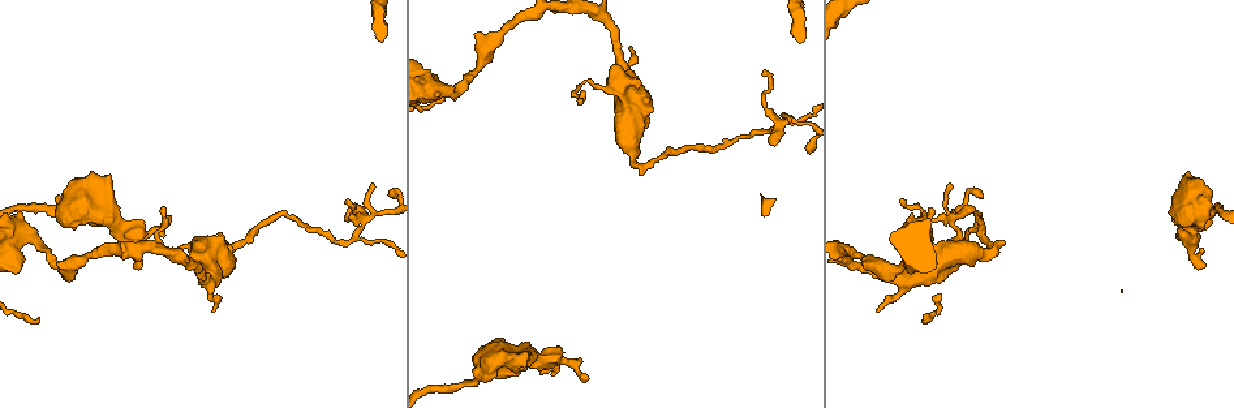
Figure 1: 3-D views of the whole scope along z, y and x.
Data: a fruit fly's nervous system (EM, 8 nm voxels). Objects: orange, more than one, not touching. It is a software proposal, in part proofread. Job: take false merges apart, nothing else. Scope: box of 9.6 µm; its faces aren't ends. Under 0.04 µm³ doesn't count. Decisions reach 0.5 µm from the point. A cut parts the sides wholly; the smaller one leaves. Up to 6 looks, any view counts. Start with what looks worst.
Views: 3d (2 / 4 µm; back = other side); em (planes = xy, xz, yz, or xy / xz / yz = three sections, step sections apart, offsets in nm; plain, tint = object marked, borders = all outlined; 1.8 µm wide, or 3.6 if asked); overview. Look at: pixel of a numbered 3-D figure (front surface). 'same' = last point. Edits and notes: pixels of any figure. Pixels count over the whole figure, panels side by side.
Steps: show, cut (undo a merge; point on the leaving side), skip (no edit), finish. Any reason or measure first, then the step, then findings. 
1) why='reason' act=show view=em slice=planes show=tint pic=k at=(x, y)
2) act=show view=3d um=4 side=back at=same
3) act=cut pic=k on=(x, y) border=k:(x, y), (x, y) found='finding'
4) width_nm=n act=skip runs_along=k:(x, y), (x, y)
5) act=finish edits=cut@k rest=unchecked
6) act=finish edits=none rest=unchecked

why='calibre changes' act=show view=3d um=4 pic=1 at=(133, 232)

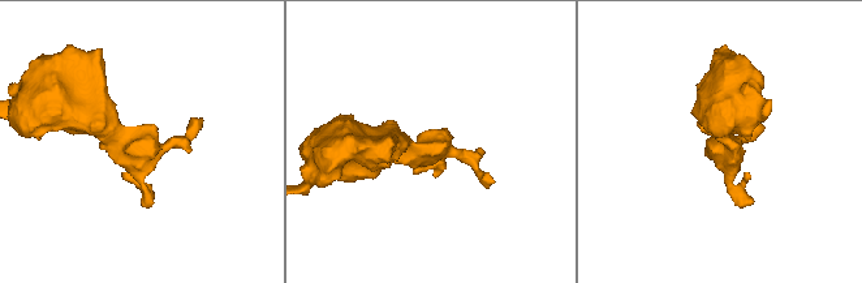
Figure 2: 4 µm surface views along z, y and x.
act=show view=em slice=planes show=tint pic=2 at=(426, 150)

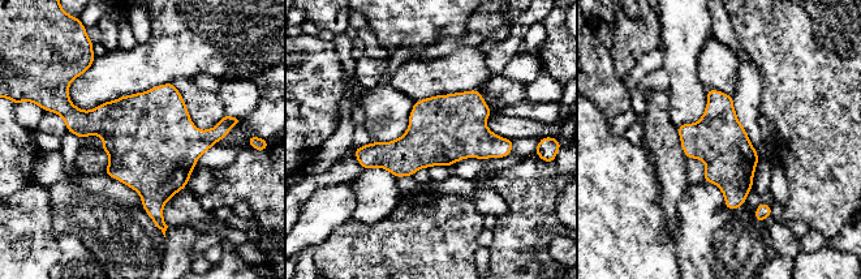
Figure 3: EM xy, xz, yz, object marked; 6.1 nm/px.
act=skip found='one cell here'

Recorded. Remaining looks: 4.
why='sudden change in width' act=show view=em um=3.6 slice=yz step=4 show=tint pic=1 at=(985, 253)

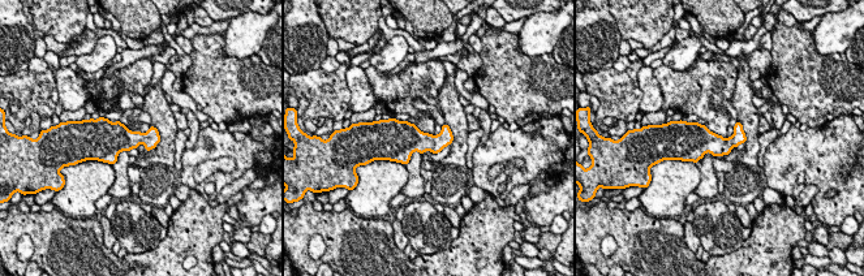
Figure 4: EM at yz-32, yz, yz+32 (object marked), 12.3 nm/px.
width_nm=260 act=skip found='one cell here'

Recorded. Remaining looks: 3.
act=show view=3d um=4 side=back pic=1 at=(437, 87)

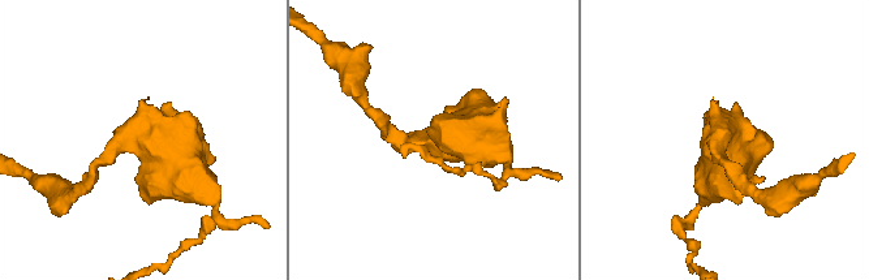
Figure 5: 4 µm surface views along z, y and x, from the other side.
act=show view=em um=3.6 slice=planes show=tint pic=5 at=(720, 131)

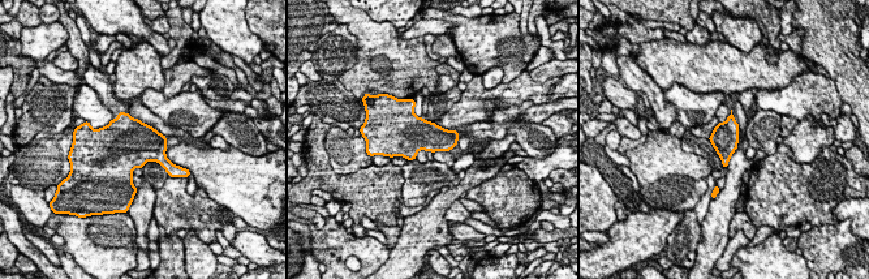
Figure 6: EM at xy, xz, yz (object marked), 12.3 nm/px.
act=skip found='all the same cell'

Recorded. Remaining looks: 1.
act=finish edits=none rest=unchecked

